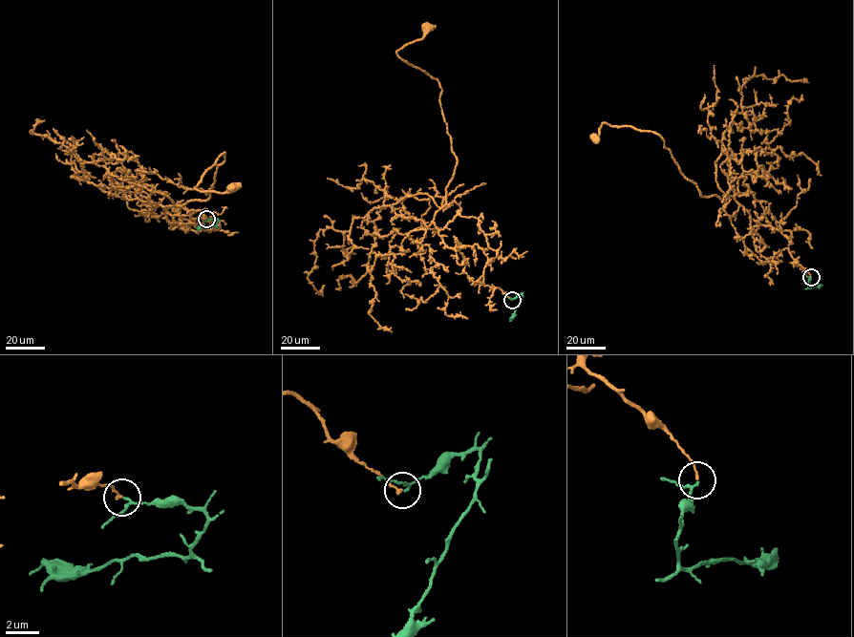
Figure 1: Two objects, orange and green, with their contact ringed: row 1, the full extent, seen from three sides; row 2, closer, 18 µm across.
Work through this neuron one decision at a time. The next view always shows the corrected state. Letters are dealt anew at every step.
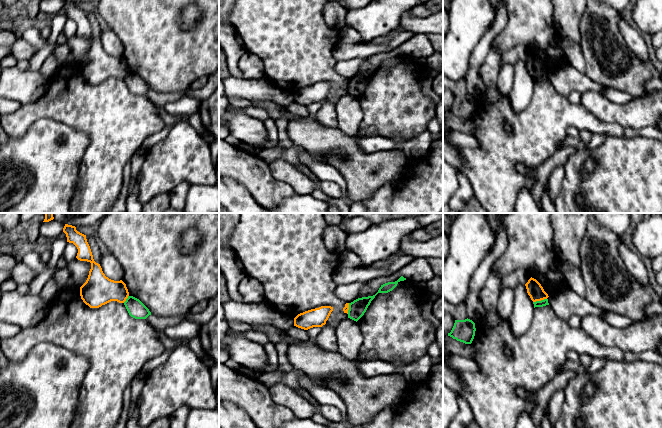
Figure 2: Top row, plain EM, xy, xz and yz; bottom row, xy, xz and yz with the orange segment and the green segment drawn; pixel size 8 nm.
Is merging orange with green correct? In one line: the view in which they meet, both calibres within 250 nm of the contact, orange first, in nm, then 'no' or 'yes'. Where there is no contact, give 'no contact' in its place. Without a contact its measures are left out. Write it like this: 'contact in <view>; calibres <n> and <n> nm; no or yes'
contact in yz; calibres 130 and 50 nm; no

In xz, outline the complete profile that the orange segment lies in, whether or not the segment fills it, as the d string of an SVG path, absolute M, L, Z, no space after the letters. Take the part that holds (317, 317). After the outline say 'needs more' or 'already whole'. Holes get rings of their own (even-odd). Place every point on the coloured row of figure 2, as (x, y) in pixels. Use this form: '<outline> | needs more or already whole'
M321 306L298 314L294 318L294 326L308 330L313 327L322 327L326 324L333 307Z | already whole

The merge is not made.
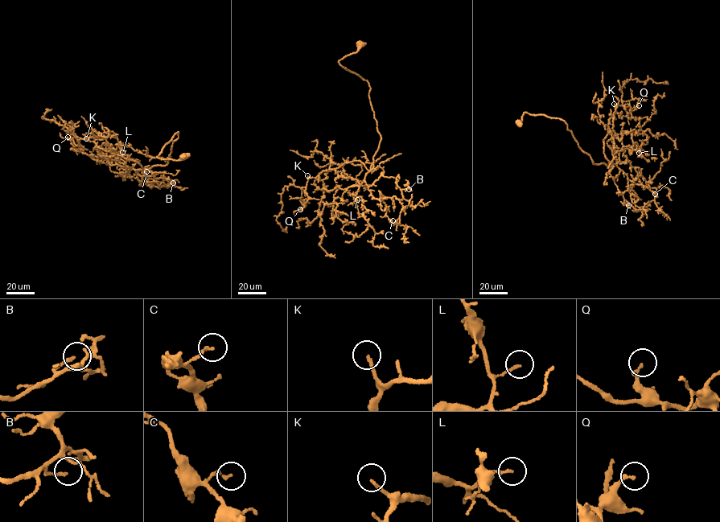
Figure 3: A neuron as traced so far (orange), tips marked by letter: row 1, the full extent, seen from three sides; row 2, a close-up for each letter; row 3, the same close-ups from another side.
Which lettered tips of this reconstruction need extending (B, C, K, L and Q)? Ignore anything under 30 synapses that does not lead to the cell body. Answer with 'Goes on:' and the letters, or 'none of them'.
Goes on: K

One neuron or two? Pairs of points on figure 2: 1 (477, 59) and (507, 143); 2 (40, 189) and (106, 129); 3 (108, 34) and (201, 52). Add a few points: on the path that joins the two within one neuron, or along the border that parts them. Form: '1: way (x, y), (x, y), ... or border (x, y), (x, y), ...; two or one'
1: border (502, 95), (495, 102), (475, 101); two
2: border (73, 127), (87, 135), (87, 147), (77, 169); two
3: border (107, 26), (120, 40), (123, 46), (122, 55); two

